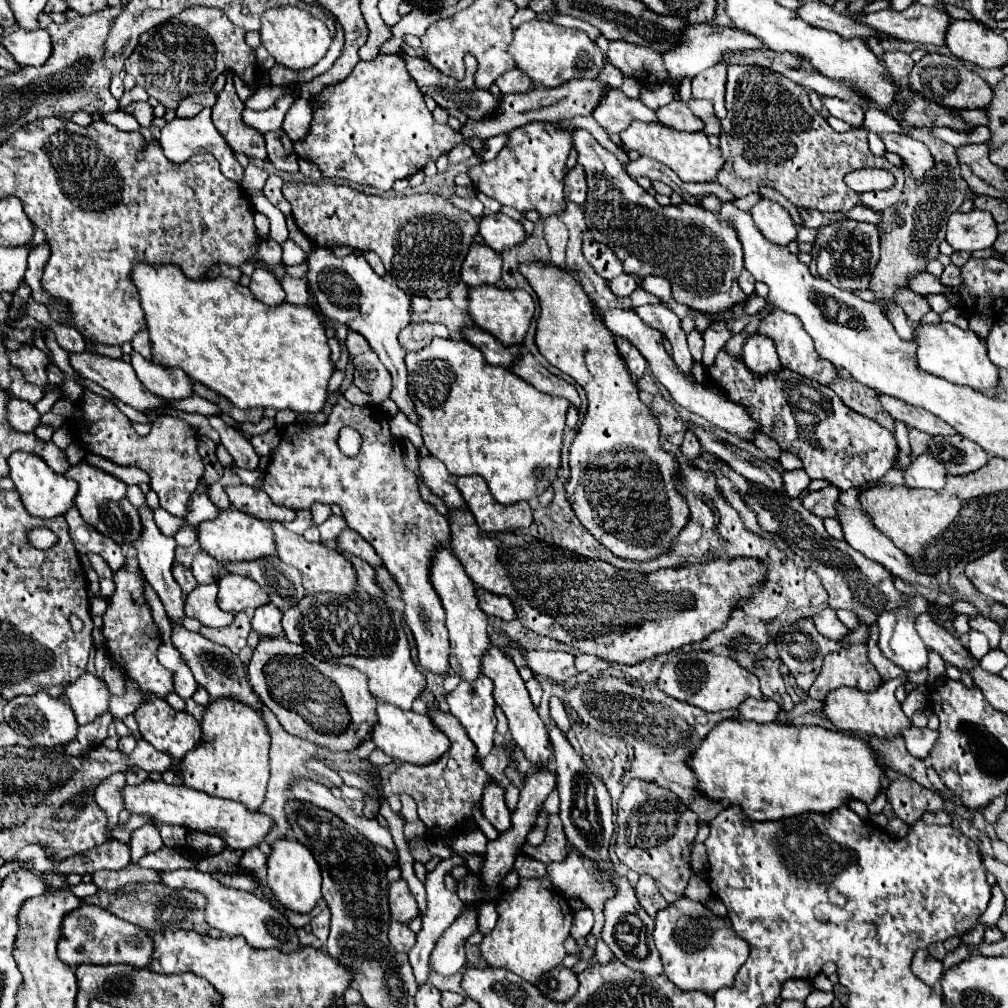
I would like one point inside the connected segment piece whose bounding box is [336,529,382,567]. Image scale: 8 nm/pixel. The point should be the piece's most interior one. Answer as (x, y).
(352, 542)

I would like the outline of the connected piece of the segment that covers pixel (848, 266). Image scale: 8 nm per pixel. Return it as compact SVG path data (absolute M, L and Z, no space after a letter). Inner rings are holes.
M854 219L830 221L828 225L818 227L818 235L812 241L812 255L816 257L816 265L810 261L810 273L814 273L814 277L826 279L846 291L854 287L866 289L870 273L880 257L880 227Z

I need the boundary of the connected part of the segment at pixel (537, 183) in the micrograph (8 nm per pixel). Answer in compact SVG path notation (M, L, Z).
M534 121L514 129L508 137L510 145L506 145L506 149L502 149L502 153L498 153L496 159L478 163L468 169L468 175L474 181L474 189L518 211L534 209L542 217L560 215L566 207L564 175L566 175L566 159L572 149L572 131L558 129L556 123Z

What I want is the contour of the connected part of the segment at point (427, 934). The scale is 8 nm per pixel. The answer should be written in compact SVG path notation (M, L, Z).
M453 854L451 858L446 861L440 861L438 867L426 875L426 881L424 881L424 887L426 887L426 899L428 899L428 907L426 907L426 913L422 915L422 929L416 933L416 943L414 947L408 951L408 957L410 957L410 965L414 969L414 975L418 979L418 983L422 985L426 979L428 979L428 973L430 973L430 967L428 967L428 961L430 961L430 953L436 945L436 939L452 925L454 917L458 917L458 913L462 911L464 903L458 899L456 893L450 893L446 887L444 887L444 875L456 867L456 865L465 866L464 859L458 855Z

